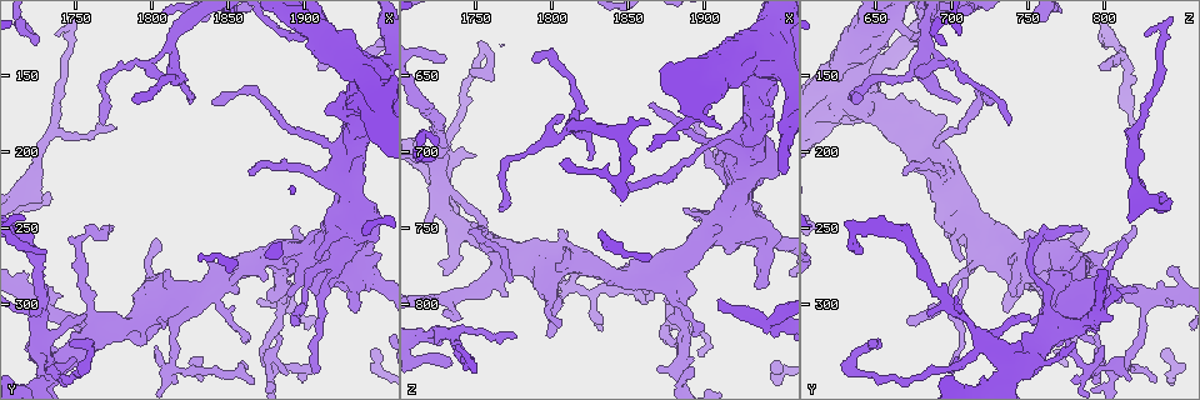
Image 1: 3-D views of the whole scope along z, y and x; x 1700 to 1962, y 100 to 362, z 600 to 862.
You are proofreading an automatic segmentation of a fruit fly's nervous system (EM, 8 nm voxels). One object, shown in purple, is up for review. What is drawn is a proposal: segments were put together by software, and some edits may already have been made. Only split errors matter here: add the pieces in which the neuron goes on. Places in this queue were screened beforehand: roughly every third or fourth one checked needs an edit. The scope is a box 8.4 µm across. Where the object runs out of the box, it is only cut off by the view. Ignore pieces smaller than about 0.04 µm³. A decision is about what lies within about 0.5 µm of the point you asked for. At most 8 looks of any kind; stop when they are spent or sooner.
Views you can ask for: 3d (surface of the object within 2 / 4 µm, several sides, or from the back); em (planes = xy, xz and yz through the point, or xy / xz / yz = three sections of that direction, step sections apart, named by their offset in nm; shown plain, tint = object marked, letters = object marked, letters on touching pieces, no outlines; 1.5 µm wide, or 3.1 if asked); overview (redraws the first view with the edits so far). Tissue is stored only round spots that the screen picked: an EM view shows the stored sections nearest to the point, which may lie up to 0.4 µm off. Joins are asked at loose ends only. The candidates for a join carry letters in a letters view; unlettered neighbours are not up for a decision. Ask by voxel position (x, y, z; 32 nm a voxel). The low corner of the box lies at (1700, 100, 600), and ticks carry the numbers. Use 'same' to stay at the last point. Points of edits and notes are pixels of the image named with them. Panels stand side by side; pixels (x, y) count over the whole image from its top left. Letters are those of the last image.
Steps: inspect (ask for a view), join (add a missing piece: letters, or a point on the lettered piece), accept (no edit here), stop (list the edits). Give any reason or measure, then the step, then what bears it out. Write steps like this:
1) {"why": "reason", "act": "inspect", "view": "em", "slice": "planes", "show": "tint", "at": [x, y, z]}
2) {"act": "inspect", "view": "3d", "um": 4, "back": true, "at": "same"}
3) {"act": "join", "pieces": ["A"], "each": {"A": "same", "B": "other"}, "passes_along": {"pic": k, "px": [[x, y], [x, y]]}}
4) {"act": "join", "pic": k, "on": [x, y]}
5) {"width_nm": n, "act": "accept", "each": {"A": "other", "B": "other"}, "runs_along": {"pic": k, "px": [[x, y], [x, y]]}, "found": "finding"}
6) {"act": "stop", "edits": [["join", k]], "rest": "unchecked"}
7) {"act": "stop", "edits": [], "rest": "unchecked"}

{"why": "free end", "act": "inspect", "view": "em", "slice": "yz", "step": 8, "show": "letters", "at": [1908, 272, 708]}

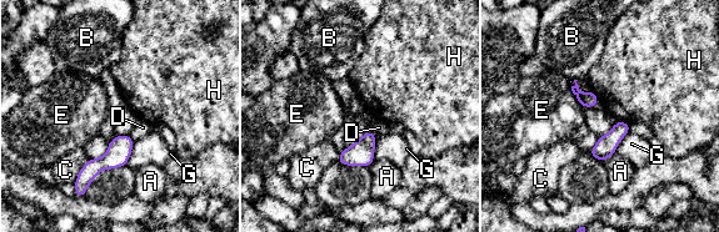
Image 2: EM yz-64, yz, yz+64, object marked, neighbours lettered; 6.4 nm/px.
{"longest_contact_nm": ["C", 190], "act": "accept", "each": {"A": "other", "B": "other", "C": "other", "D": "other", "E": "other", "G": "other", "H": "other"}, "border": {"pic": 2, "px": [[592, 90], [599, 104]]}, "found": "no lettered piece goes on from it"}

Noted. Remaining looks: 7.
{"why": "tapers out", "act": "inspect", "view": "em", "slice": "yz", "step": 8, "show": "letters", "at": [1772, 182, 820]}

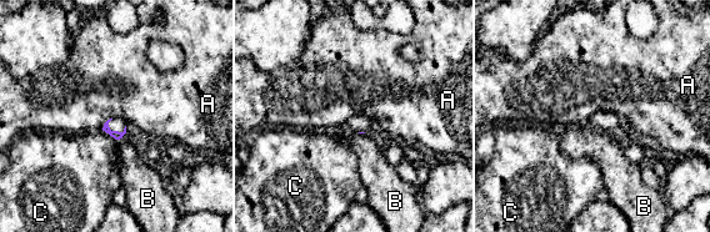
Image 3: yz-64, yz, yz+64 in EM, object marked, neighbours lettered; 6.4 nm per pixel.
{"act": "accept", "each": {"A": "other", "B": "other", "C": "other"}, "found": "no lettered piece goes on from it"}

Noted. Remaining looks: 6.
{"why": "branch stops here", "act": "inspect", "view": "3d", "um": 4, "at": [1736, 122, 826]}

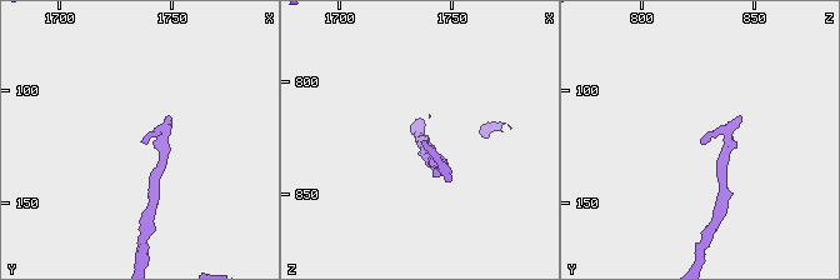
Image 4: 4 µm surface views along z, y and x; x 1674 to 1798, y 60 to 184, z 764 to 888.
{"act": "inspect", "view": "em", "slice": "planes", "show": "tint", "at": [1739, 124, 825]}

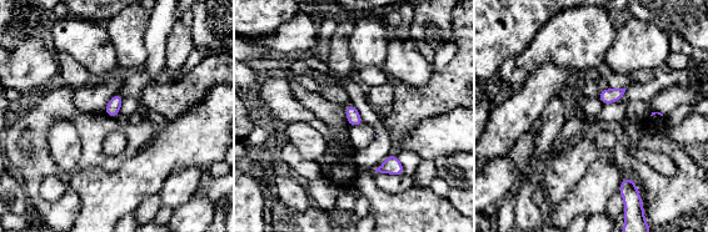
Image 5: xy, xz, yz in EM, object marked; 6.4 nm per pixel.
{"act": "inspect", "view": "em", "slice": "planes", "show": "letters", "at": "same"}

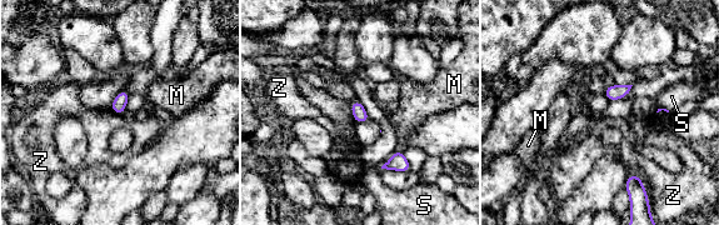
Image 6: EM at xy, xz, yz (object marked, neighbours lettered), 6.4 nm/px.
{"longest_contact_nm": ["Z", 100], "act": "accept", "each": {"M": "other", "S": "other", "Z": "other"}, "found": "no lettered piece goes on from it"}

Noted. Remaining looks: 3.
{"act": "stop", "edits": [], "rest": "unchecked"}

